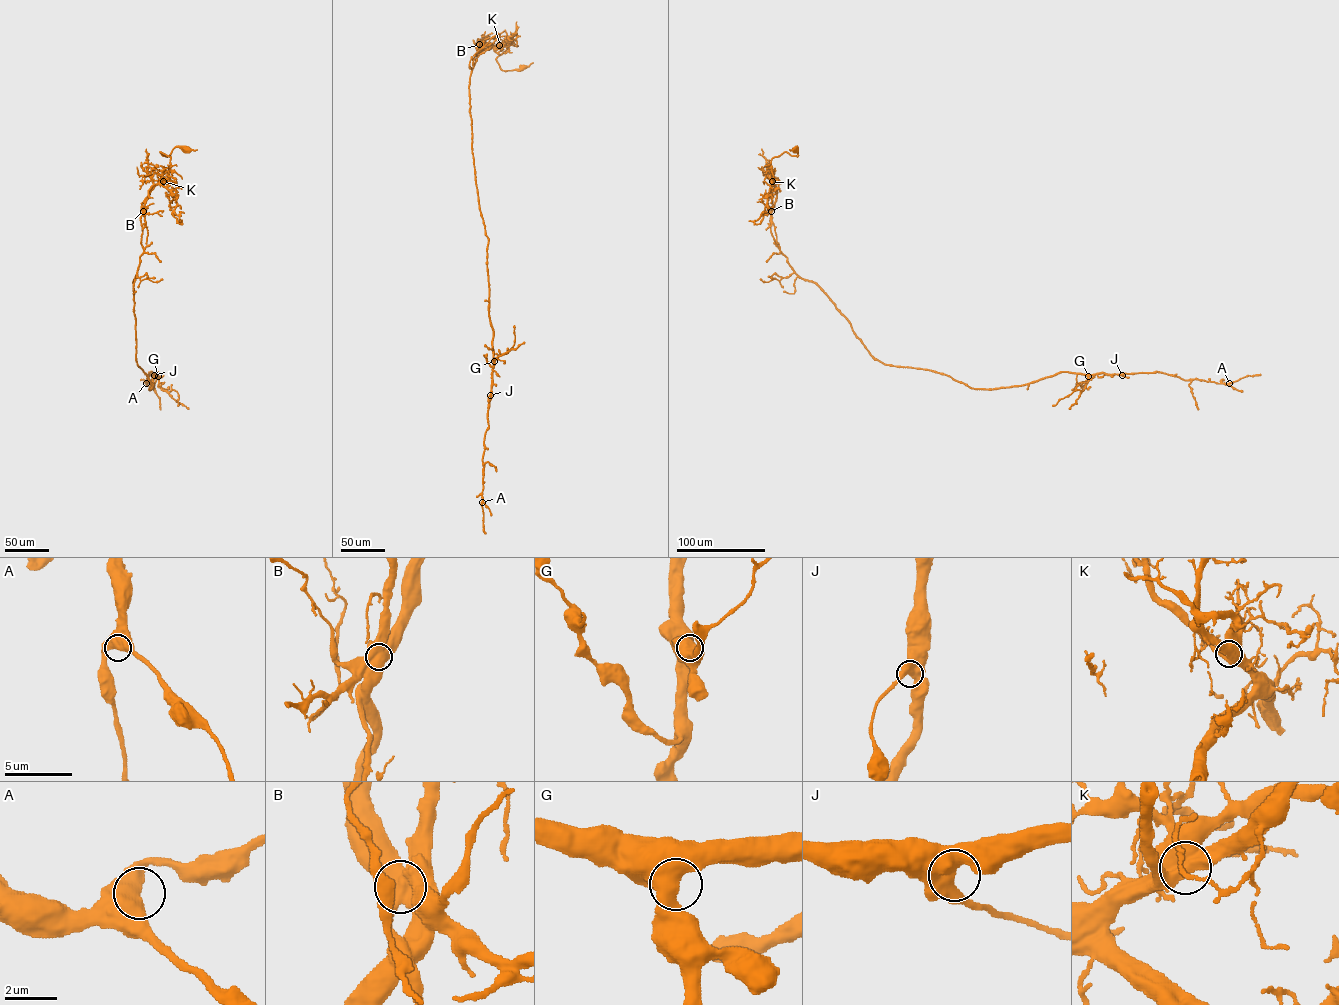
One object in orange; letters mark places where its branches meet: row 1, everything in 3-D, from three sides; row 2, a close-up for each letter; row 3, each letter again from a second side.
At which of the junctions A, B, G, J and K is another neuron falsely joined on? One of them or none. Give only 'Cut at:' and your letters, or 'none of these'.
Cut at: none of these

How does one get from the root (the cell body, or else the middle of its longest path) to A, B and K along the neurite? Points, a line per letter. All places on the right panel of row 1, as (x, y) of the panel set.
A: (794, 150), (771, 159), (771, 234), (793, 271), (820, 288), (883, 363), (977, 388), (1063, 372), (1229, 383)
B: (794, 150), (796, 146), (797, 156), (784, 152), (771, 159), (770, 179), (776, 191), (771, 211)
K: (794, 150), (796, 146), (797, 156), (784, 152), (772, 159), (772, 181)

